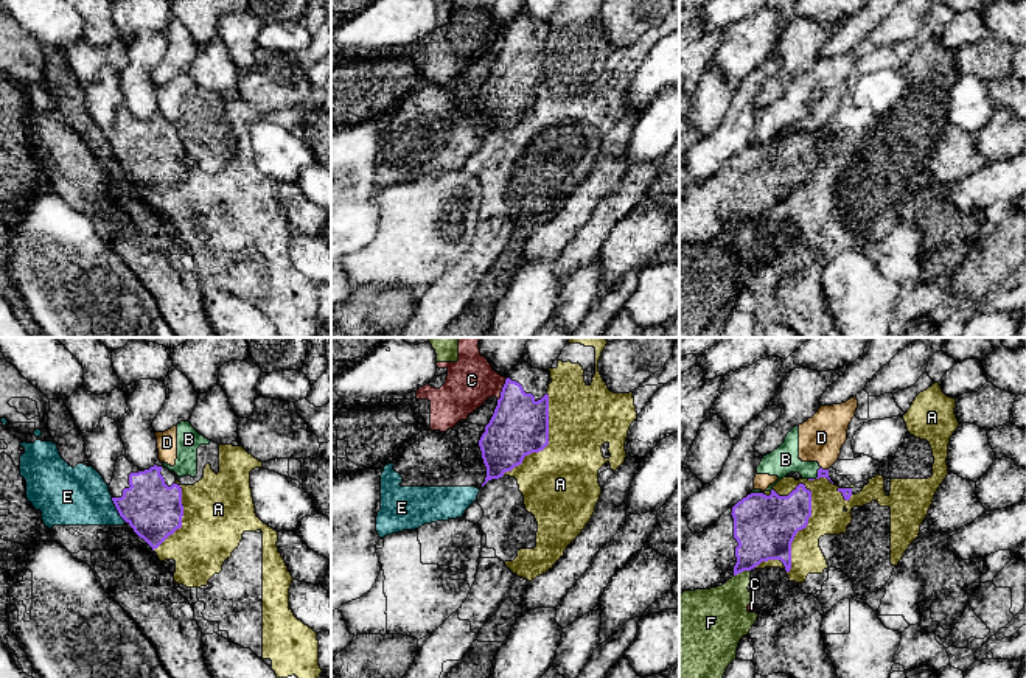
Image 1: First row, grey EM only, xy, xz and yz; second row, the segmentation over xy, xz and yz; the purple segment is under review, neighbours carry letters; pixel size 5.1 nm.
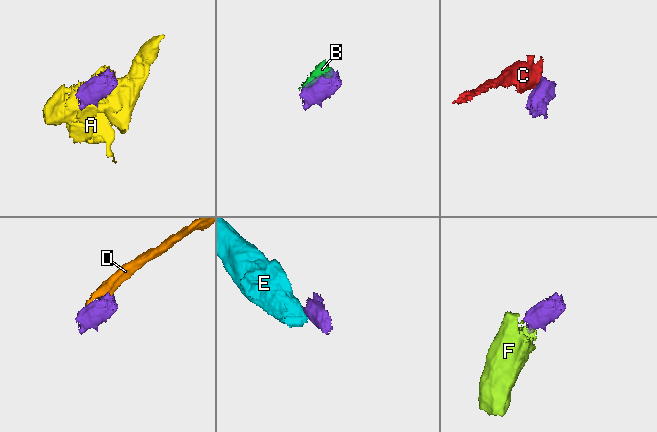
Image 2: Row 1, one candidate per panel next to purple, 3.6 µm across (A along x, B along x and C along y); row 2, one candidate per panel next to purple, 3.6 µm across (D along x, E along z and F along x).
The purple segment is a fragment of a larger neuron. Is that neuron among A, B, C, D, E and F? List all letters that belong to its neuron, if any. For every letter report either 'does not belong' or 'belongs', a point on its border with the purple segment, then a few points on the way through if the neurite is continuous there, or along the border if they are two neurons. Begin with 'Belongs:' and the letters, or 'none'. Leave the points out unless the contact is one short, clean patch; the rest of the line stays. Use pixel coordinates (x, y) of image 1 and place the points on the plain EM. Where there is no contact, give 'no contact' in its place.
Belongs: none
A: does not belong; contact yz (802, 179)
B: does not belong; contact yz (757, 145)
C: does not belong; contact xz (502, 41); border xz (507, 30), (498, 52)
D: does not belong; contact yz (824, 122)
E: does not belong; contact xy (117, 160); border xy (111, 150), (117, 164), (126, 173)
F: does not belong; contact yz (742, 223); border yz (750, 221), (734, 227)

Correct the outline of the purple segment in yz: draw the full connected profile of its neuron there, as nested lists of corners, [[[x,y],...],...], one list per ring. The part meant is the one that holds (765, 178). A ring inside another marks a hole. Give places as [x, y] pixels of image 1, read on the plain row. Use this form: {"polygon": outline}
{"polygon": [[[799,135],[788,148],[779,148],[774,142],[770,148],[748,146],[728,160],[714,177],[693,185],[679,201],[679,246],[721,238],[734,227],[768,211],[780,211],[790,224],[791,194],[796,185],[807,179],[810,168],[811,143],[804,135]]]}

